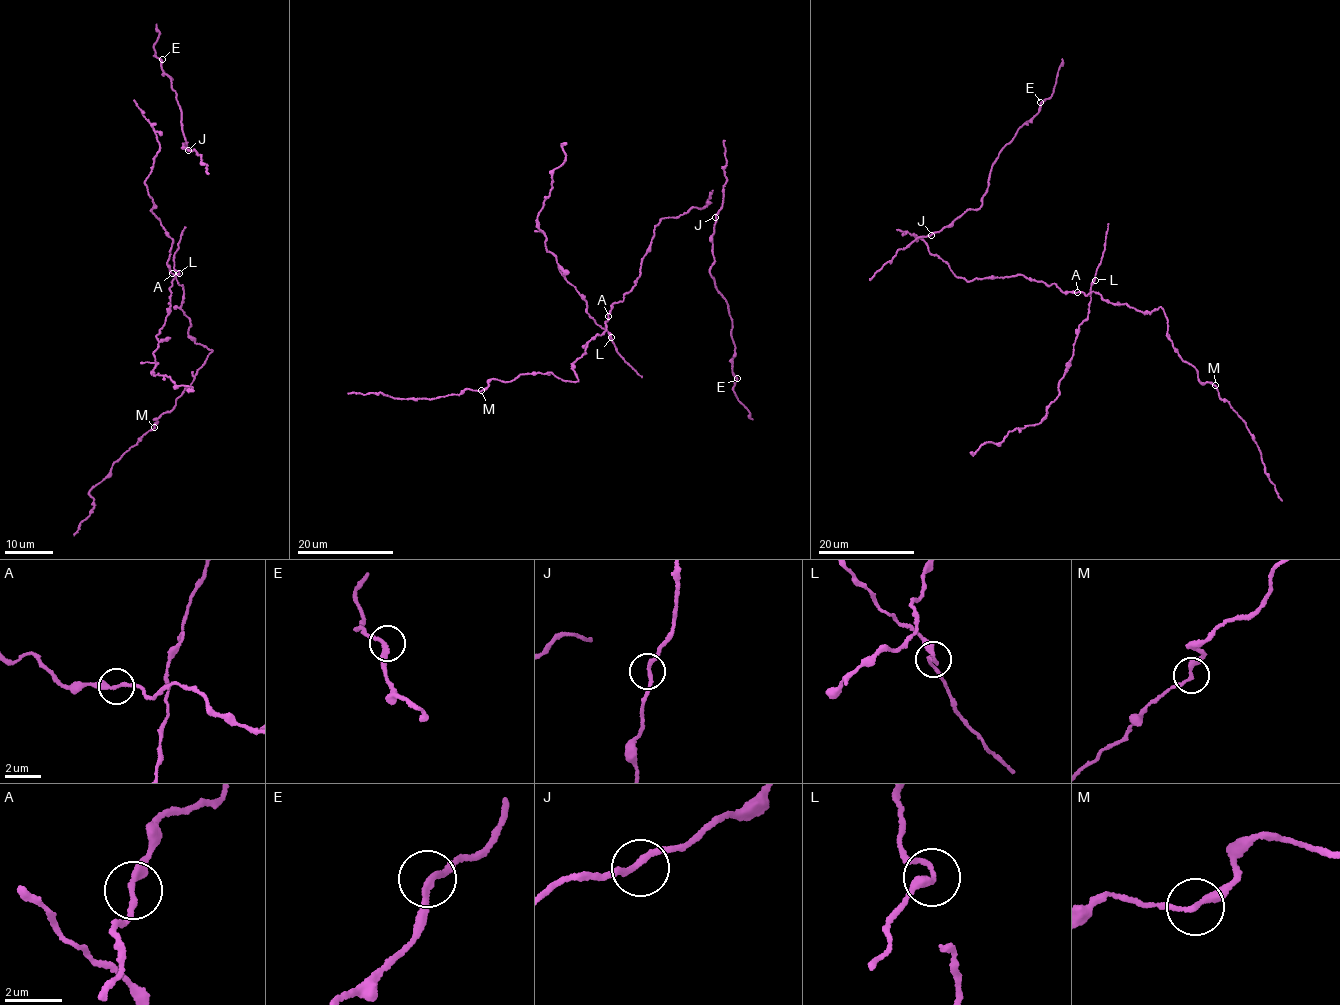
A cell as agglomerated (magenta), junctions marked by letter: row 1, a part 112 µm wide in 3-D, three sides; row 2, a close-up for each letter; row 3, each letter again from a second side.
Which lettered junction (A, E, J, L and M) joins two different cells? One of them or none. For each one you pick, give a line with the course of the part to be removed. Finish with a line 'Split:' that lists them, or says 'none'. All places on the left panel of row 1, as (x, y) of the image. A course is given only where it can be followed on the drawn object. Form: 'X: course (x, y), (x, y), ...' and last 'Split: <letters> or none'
Split: none

